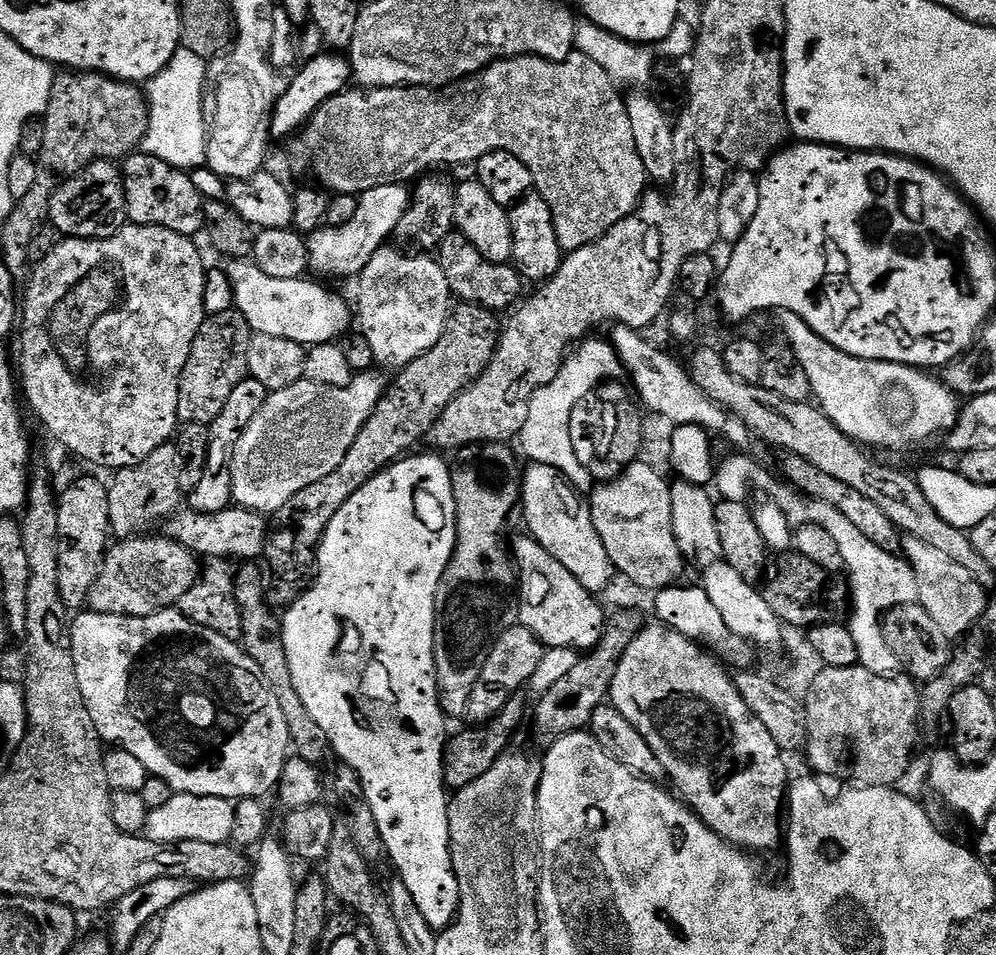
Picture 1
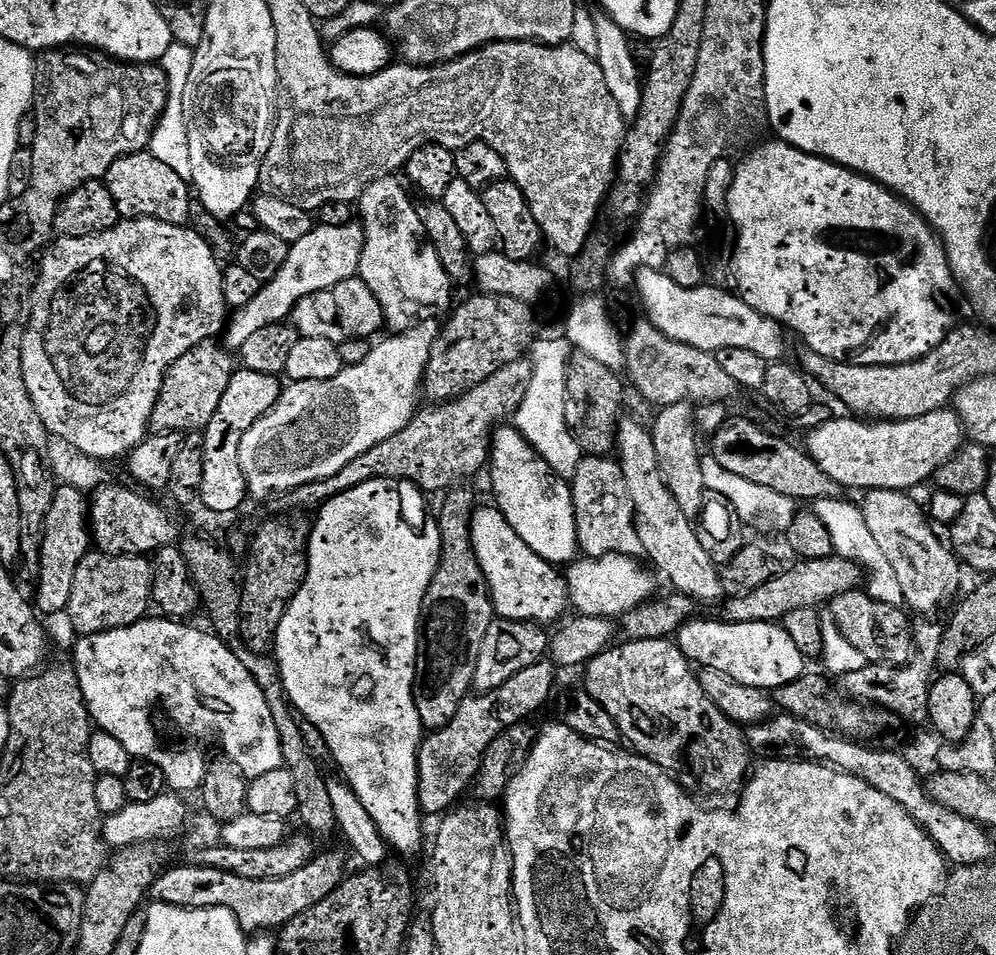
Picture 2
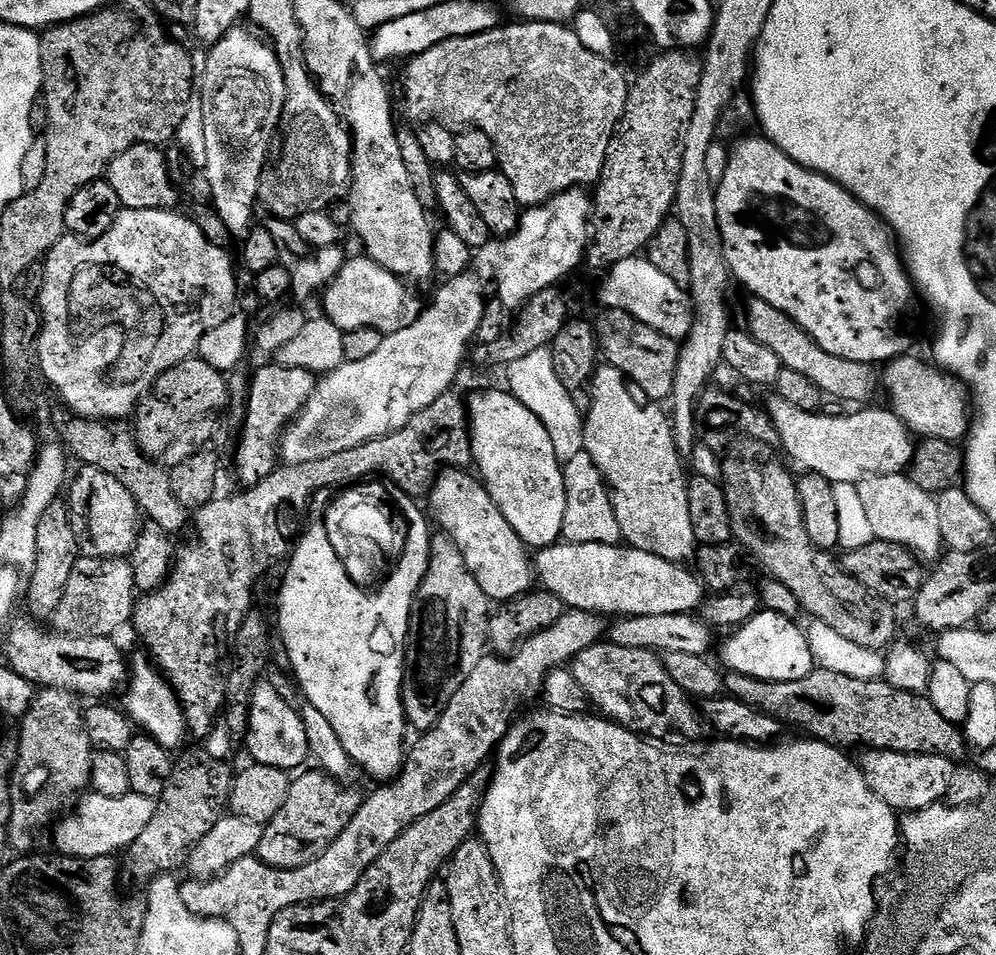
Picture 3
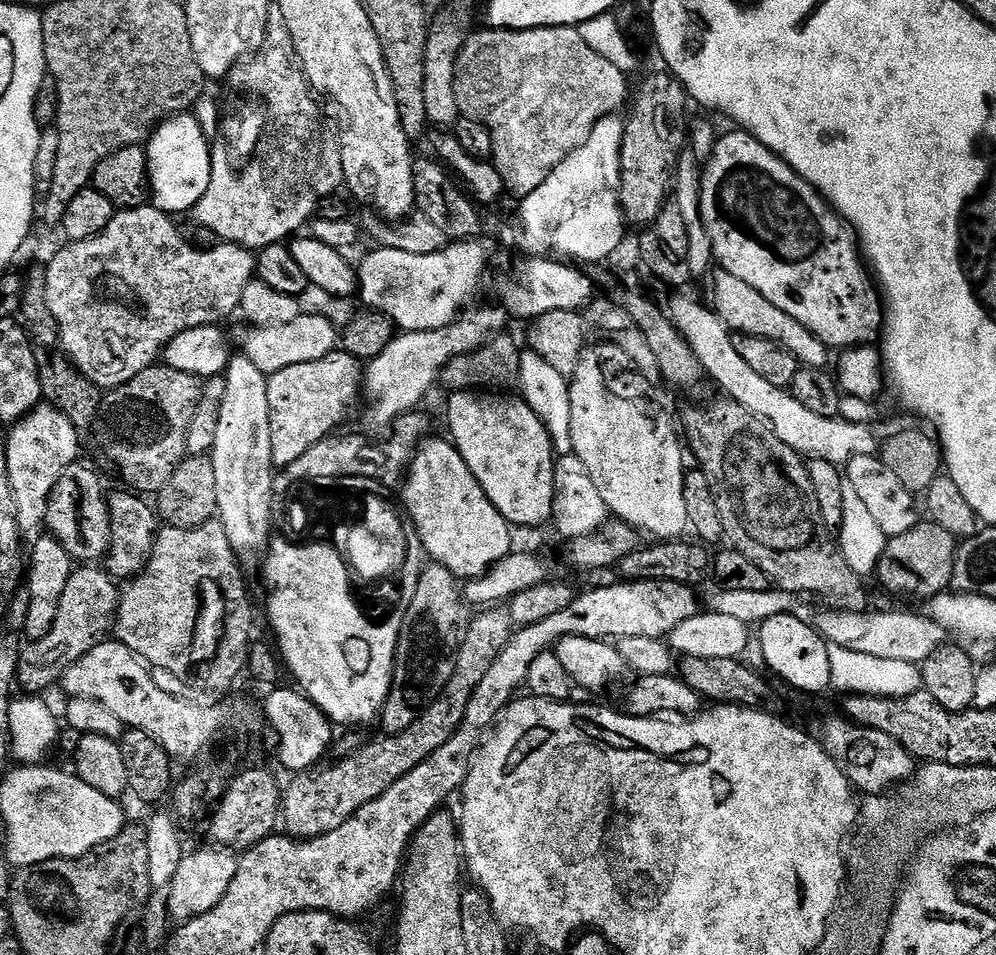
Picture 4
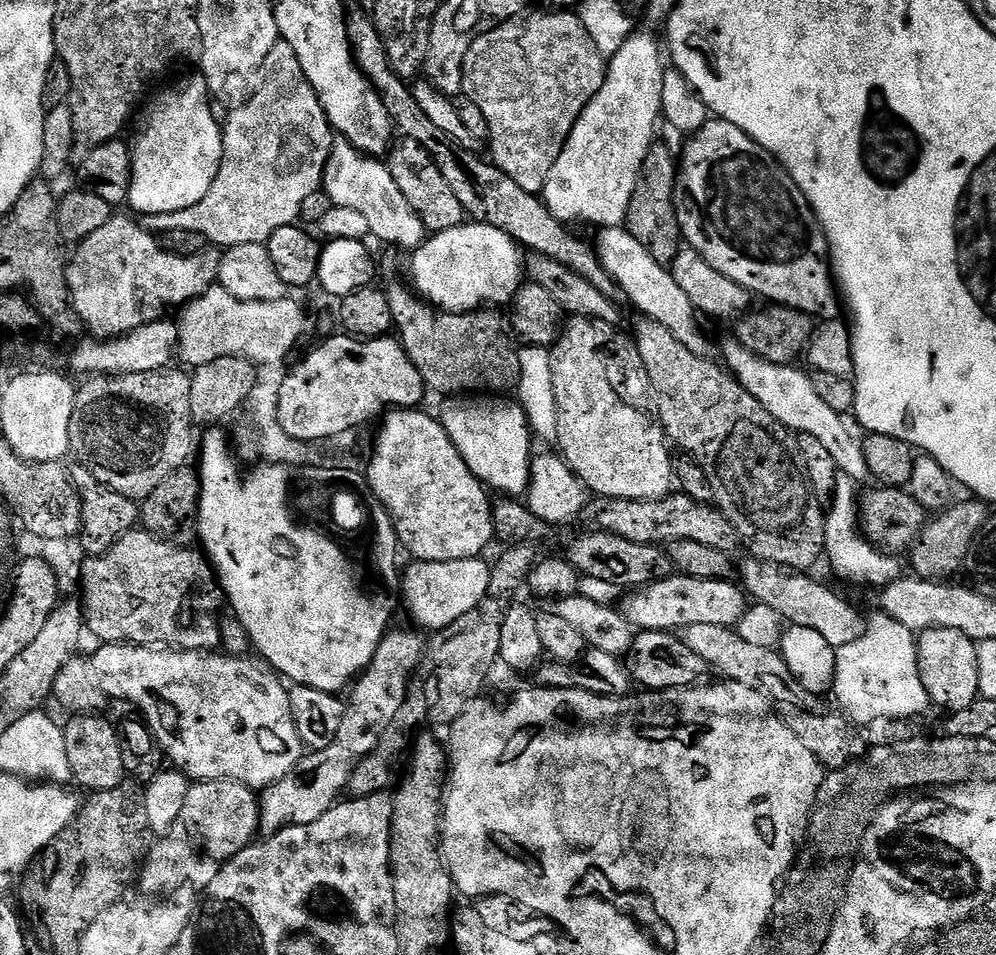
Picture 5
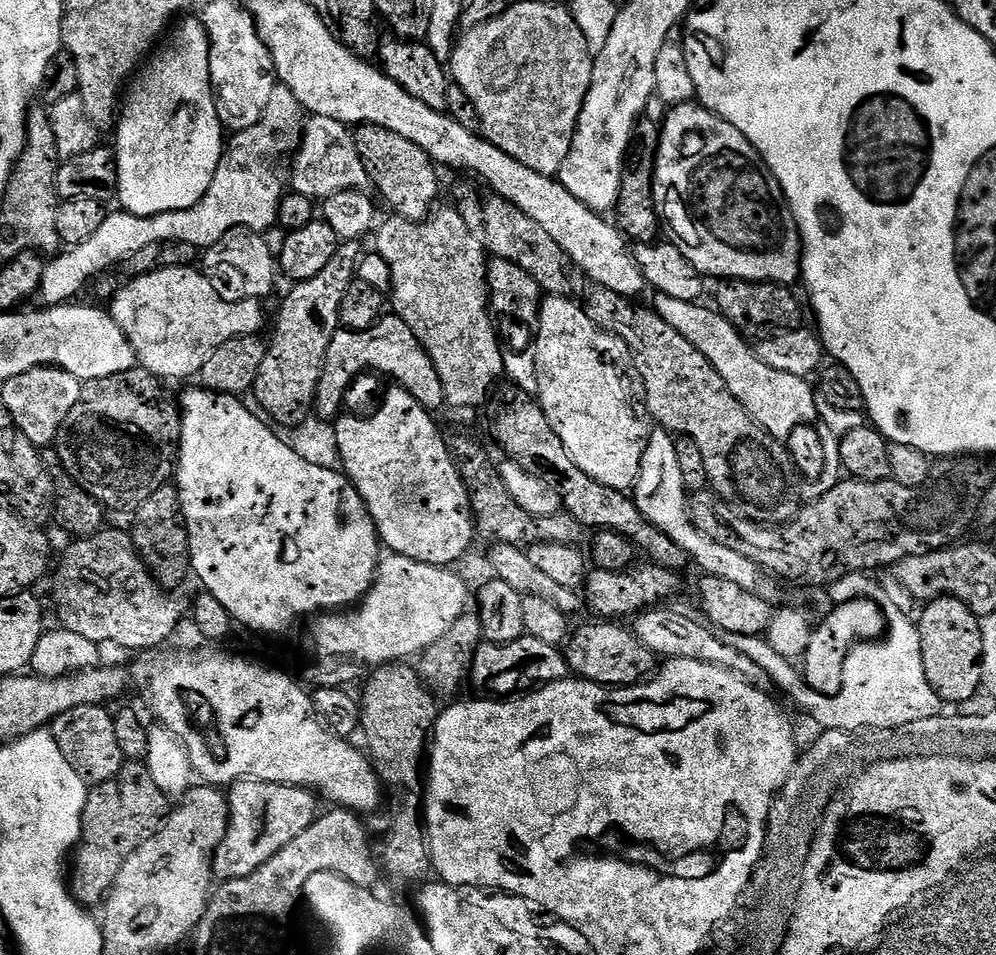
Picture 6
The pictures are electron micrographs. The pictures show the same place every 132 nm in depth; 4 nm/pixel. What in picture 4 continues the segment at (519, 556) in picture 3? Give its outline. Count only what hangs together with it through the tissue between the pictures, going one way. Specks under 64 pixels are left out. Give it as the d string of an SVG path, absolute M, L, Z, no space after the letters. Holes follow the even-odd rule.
M443 439L420 441L402 481L402 508L416 527L421 549L427 555L429 552L435 563L449 568L461 581L478 580L513 551L514 528L486 498L486 490L478 486L478 478L470 474L470 466L466 466L455 444Z

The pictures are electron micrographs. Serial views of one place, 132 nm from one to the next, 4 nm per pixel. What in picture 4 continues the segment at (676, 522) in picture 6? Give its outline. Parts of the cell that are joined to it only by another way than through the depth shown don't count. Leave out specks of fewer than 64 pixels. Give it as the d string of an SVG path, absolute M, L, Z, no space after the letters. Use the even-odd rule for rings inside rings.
M824 610L814 627L829 644L854 650L859 654L871 657L906 662L917 666L923 665L934 650L945 647L946 633L942 626L923 615L915 616L912 612L841 612L839 610Z

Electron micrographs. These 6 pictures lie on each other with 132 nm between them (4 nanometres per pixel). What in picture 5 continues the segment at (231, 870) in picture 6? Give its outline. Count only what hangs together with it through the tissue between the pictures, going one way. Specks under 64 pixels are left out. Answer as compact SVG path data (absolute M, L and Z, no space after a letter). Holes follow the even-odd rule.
M392 630L385 634L368 669L351 685L353 704L345 707L334 742L330 742L326 750L309 751L301 756L293 775L268 785L259 793L261 833L281 832L290 826L310 826L318 822L322 814L336 807L343 797L340 795L345 795L356 767L380 745L390 722L394 722L408 701L412 677L416 675L426 651L426 643L419 636L421 633L416 632Z

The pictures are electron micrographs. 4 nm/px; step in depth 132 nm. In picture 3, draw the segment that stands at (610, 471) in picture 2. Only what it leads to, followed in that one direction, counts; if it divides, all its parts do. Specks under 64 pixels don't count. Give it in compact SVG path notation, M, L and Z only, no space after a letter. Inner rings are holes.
M586 451L574 454L574 458L563 461L564 485L566 486L566 518L564 519L563 539L569 544L620 544L622 537L618 518L614 514L612 505L612 493L608 491L608 484L604 476L594 466L594 458Z

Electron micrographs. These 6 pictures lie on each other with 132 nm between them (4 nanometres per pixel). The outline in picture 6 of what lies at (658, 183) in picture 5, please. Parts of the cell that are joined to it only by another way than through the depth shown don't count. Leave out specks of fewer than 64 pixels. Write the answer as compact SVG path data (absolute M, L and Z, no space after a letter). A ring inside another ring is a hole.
M645 115L640 117L636 129L632 131L630 151L622 170L622 182L618 186L614 223L629 241L636 240L637 245L653 243L659 237L656 235L661 235L662 232L660 216L656 213L654 202L654 170L656 169L656 151L660 145L660 130L661 125L655 124Z

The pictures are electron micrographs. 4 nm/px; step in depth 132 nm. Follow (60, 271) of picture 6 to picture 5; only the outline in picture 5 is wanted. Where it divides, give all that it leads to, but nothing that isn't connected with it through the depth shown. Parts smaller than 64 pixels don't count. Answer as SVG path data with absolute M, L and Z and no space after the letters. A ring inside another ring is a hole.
M277 42L274 50L268 56L268 65L263 73L260 81L260 87L256 93L252 95L252 99L245 100L225 119L222 124L224 133L224 153L220 159L220 169L214 178L214 182L210 186L210 190L206 194L206 198L202 198L202 202L198 202L194 206L190 206L181 212L171 212L170 214L158 214L157 216L143 217L142 223L144 229L153 234L163 234L173 232L174 230L194 230L194 234L202 234L209 242L209 245L217 244L220 250L227 250L234 246L246 246L247 244L263 244L267 245L268 240L274 234L274 230L279 228L291 228L300 220L300 211L302 210L302 202L306 202L306 198L310 198L310 194L321 191L324 182L324 171L326 170L326 162L332 153L334 143L334 133L332 124L328 120L328 115L322 110L322 102L316 97L314 86L310 86L310 82L303 73L302 65L298 60L298 55L290 45L285 42Z

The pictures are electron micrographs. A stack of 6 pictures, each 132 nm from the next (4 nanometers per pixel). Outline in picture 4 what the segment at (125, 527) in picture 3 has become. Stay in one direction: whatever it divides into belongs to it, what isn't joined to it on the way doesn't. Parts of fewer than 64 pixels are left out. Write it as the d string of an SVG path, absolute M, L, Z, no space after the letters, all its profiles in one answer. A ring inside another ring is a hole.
M83 462L71 464L58 478L46 506L46 518L43 522L47 535L55 538L76 562L100 562L108 554L110 538L110 516L106 487L100 476Z

